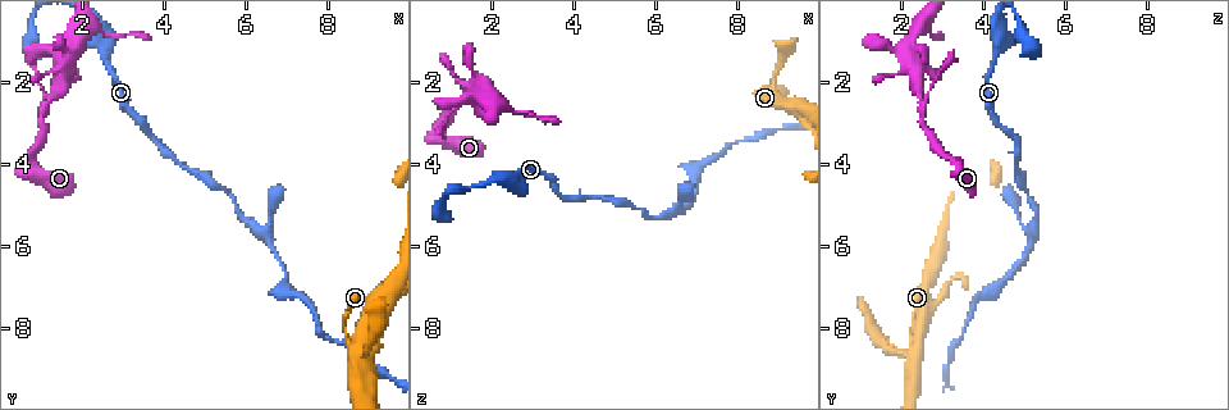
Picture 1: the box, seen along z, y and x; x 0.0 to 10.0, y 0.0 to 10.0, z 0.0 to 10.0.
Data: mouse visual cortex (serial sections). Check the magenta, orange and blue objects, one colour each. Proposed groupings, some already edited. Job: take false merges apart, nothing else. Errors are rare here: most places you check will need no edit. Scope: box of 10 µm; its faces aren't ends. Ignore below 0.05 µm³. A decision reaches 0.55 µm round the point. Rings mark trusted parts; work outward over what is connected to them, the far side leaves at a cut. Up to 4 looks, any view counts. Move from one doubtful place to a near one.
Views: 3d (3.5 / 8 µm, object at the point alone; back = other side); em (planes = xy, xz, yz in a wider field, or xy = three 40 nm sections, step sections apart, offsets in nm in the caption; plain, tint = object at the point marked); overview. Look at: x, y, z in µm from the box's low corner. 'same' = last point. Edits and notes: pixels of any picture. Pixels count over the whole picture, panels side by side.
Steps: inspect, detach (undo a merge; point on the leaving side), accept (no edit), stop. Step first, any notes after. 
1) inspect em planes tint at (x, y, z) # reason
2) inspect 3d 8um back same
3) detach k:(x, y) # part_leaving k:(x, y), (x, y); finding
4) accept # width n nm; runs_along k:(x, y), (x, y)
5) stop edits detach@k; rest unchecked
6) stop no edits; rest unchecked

inspect em xy step 2 tint at (6.20, 5.55, 5.25)

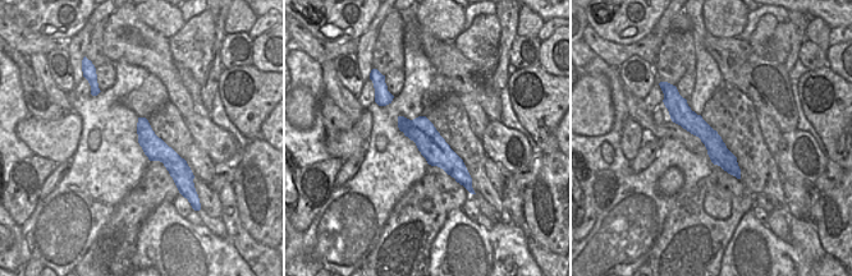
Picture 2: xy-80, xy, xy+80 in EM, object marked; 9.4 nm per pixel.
inspect 3d 3.5um same

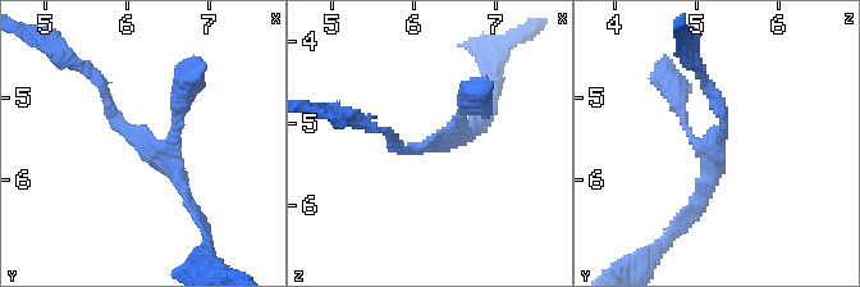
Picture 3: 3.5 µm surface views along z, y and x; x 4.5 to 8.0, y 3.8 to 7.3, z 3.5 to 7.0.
accept # runs_along 2:(678, 99), (678, 107), (737, 173); all the same cell

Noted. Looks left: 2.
inspect 3d 3.5um at (6.95, 7.15, 4.20) # sharp bend

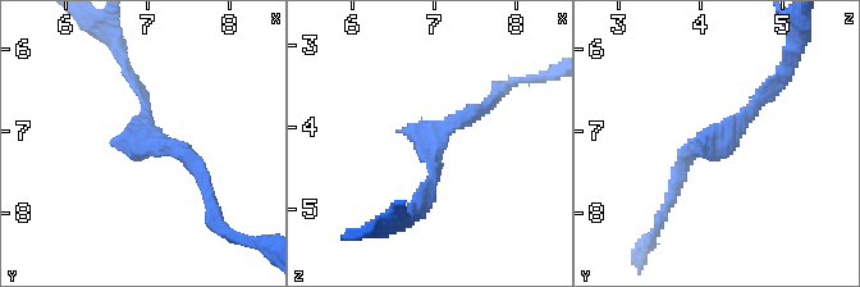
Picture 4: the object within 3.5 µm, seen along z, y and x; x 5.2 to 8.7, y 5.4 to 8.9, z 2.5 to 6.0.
inspect em planes tint at (6.95, 7.15, 4.15) # now the EM

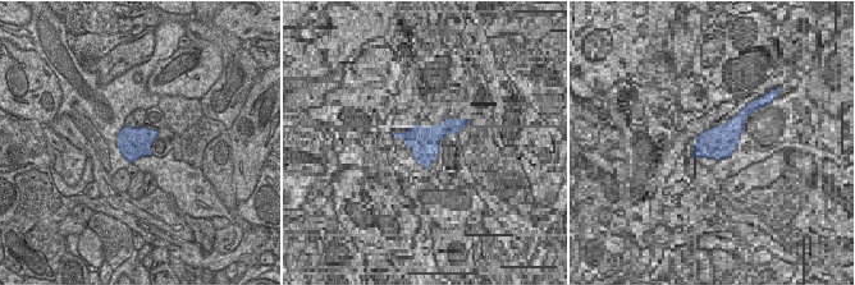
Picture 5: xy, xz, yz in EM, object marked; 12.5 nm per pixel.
accept # width 380 nm; runs_along 4:(773, 86), (678, 177); all the same cell

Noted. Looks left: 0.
stop no edits; rest unchecked

